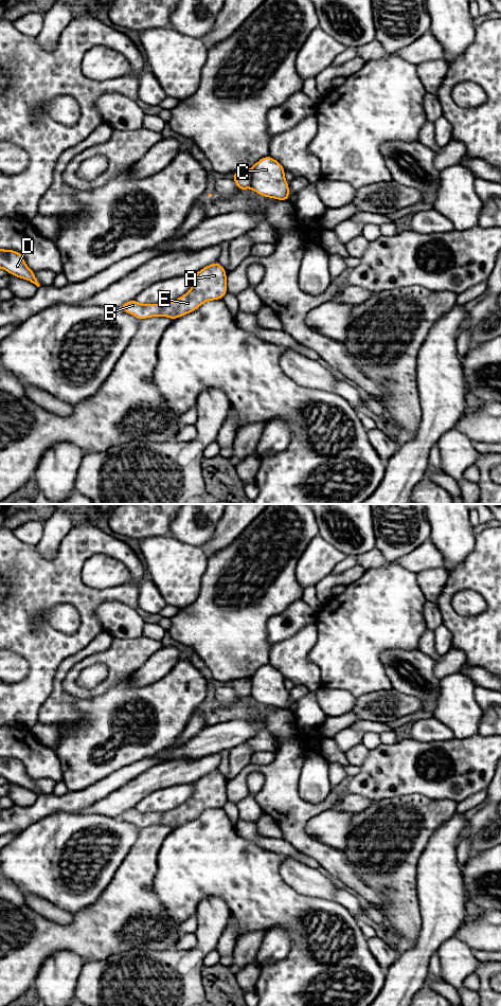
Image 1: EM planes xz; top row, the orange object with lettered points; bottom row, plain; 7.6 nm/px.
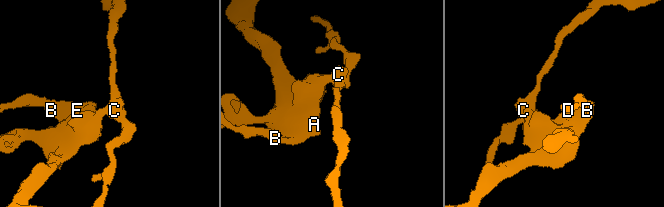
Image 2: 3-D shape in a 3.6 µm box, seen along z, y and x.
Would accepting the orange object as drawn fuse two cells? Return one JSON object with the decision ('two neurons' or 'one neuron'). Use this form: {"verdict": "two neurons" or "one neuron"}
{"verdict": "two neurons"}

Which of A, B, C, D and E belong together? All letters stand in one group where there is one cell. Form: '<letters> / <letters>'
A B D E / C

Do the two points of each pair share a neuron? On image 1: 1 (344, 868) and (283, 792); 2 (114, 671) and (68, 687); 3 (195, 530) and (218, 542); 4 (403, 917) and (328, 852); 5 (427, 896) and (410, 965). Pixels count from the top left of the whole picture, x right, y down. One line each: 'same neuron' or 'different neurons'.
1: same neuron
2: same neuron
3: different neurons
4: different neurons
5: same neuron

